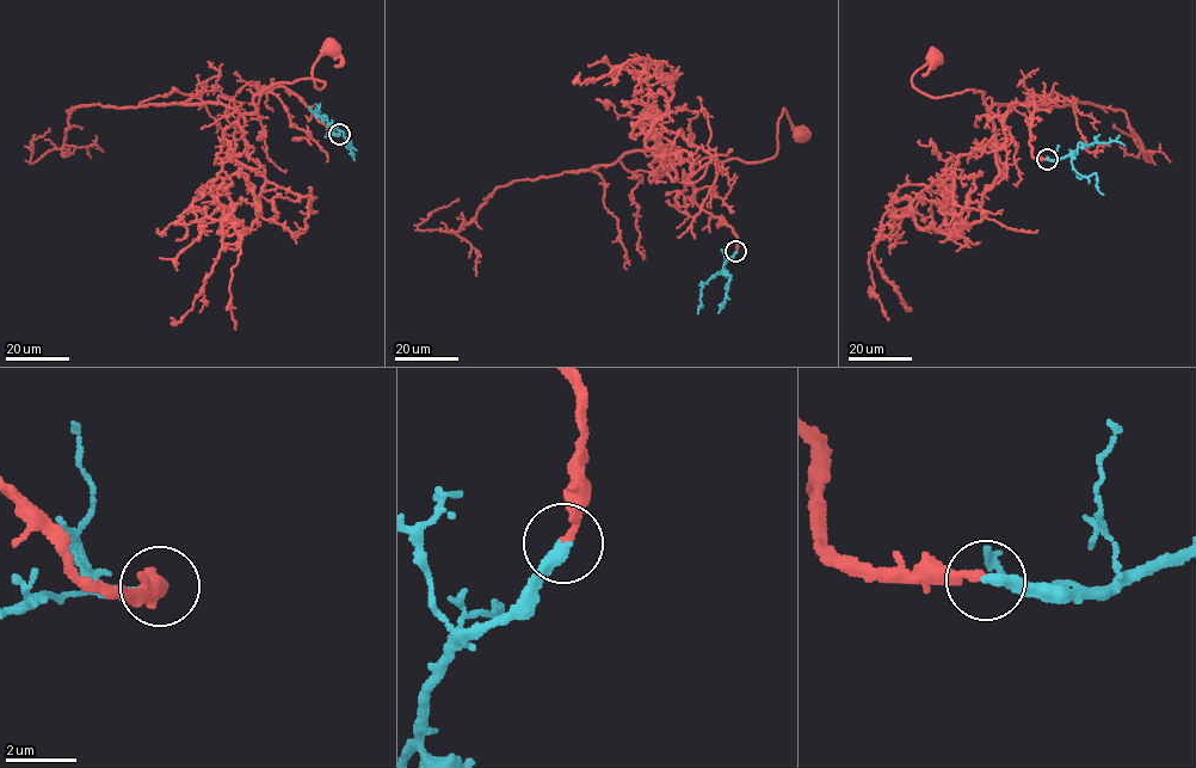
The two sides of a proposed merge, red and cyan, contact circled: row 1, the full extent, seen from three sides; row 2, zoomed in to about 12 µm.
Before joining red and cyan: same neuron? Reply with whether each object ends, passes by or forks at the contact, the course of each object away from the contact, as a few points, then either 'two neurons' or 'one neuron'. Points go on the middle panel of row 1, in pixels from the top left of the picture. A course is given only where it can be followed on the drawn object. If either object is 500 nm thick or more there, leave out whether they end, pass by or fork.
red ends; cyan ends; course red (735, 252), (732, 228), (695, 202), (686, 177), (709, 157), (772, 158), (785, 108), (791, 126), (805, 133); course cyan (735, 252), (723, 265), (723, 270), (731, 276), (717, 313); one neuron

